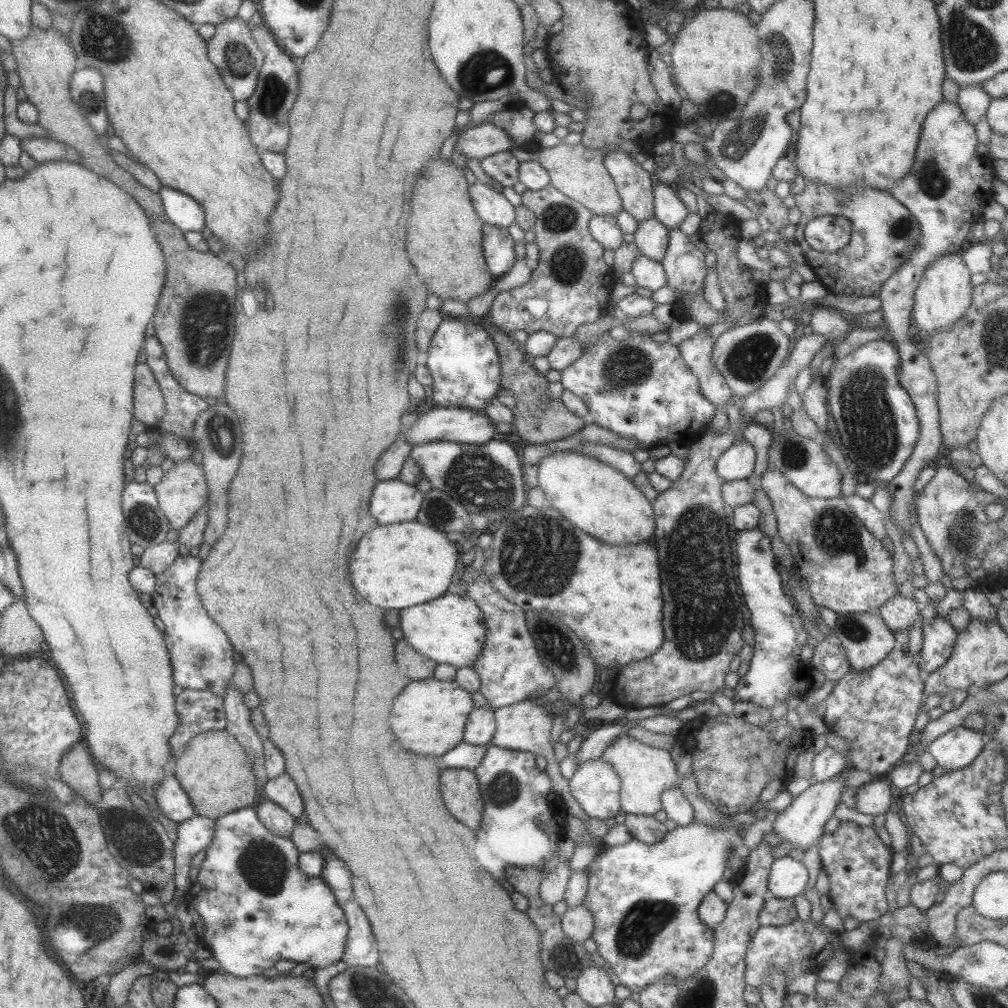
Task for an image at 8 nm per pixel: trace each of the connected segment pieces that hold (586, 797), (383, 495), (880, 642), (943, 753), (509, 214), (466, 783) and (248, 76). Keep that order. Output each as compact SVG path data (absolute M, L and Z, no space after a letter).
M601 758L580 764L569 780L569 787L580 808L590 818L606 820L621 811L620 777Z
M400 479L379 480L374 488L369 513L378 524L414 521L425 493Z
M877 612L838 613L836 626L832 629L845 649L846 657L852 670L865 671L878 665L888 654L898 647L892 630L886 626L882 616Z
M958 726L941 734L926 750L933 754L938 766L948 771L955 771L972 764L982 752L986 739L982 732Z
M477 181L469 188L478 216L486 223L508 228L516 220L514 207L502 192Z
M446 767L440 776L440 790L450 814L476 830L482 820L484 803L475 772L467 768Z
M236 16L215 25L214 36L207 41L207 55L218 68L234 101L248 101L255 91L259 72L265 61L265 54L257 45L249 23Z

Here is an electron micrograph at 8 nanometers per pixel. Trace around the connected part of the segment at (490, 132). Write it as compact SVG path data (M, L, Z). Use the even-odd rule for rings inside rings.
M492 122L464 130L454 144L455 152L478 161L498 152L510 151L514 146L508 133Z

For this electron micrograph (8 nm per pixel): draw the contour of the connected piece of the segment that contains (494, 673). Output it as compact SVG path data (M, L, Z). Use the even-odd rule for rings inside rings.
M480 574L474 582L464 586L464 594L468 594L470 599L476 601L488 628L484 648L472 666L481 680L480 691L493 709L545 695L552 688L556 688L557 678L549 668L546 668L534 645L534 639L526 625L527 612L504 598L490 584L490 580Z

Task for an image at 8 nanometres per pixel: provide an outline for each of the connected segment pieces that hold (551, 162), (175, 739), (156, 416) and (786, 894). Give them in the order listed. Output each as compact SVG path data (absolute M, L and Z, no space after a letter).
M562 142L554 148L538 149L540 153L538 162L548 172L551 186L562 194L591 210L593 215L617 216L623 209L621 196L604 165L604 155L608 155L612 150L612 148L590 149L581 143L566 145Z
M185 688L177 696L176 713L180 720L169 736L174 761L195 736L210 730L225 730L227 725L223 697L210 690Z
M138 363L134 370L134 416L145 425L157 426L157 422L165 415L166 403L159 382L152 375L152 369L146 363Z
M789 854L775 858L767 885L776 898L794 899L805 892L808 880L808 869L799 855Z

